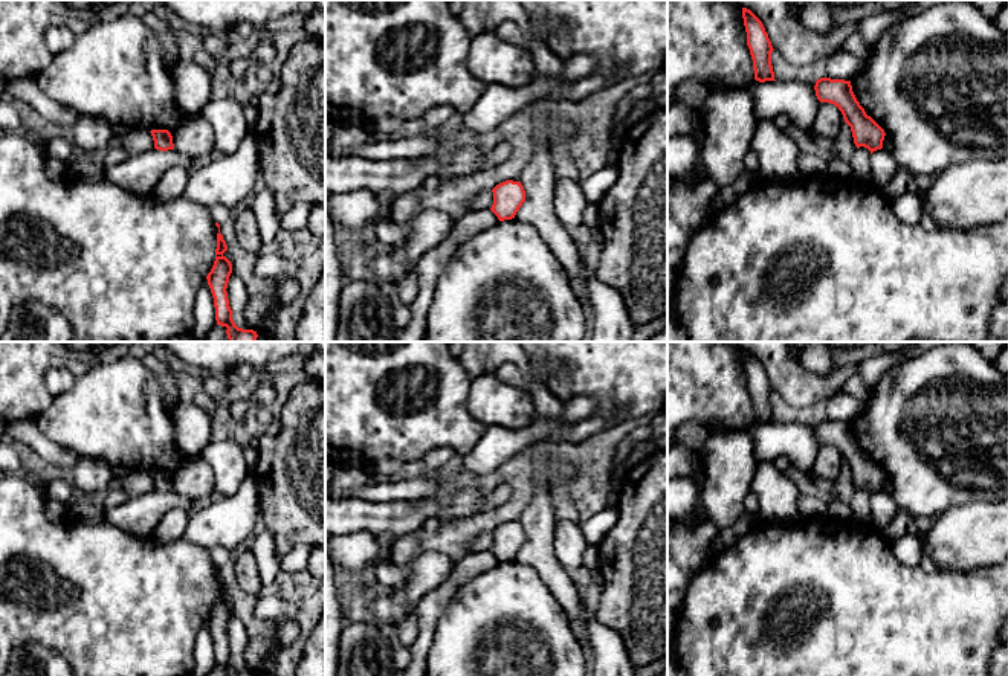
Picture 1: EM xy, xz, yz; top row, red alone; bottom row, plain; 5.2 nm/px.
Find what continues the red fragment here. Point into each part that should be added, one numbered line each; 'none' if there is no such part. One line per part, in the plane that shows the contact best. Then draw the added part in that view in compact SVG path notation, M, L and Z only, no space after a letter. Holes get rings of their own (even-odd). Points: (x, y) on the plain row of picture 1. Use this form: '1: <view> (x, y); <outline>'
none

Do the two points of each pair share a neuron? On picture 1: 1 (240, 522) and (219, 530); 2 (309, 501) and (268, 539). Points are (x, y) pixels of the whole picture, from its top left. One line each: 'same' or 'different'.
1: same
2: different

